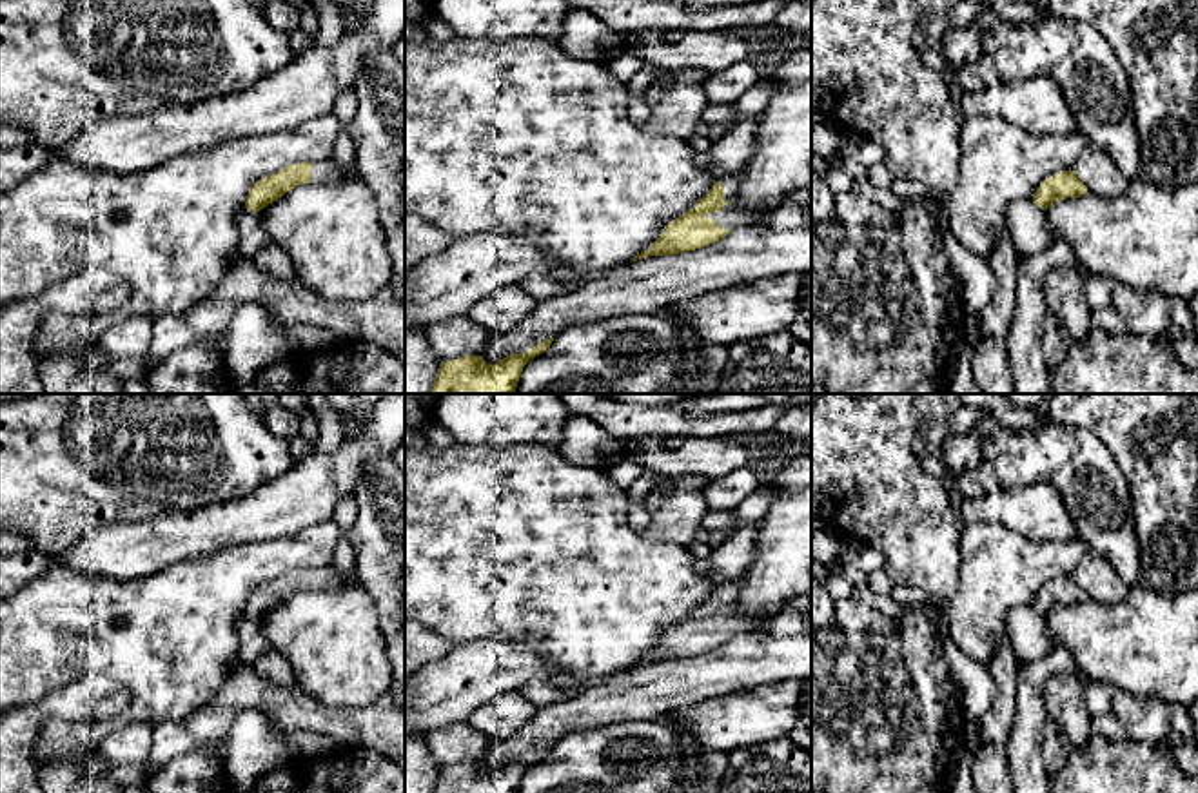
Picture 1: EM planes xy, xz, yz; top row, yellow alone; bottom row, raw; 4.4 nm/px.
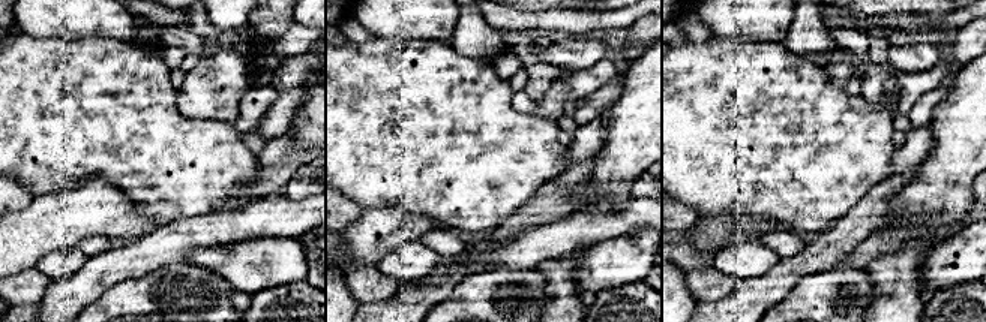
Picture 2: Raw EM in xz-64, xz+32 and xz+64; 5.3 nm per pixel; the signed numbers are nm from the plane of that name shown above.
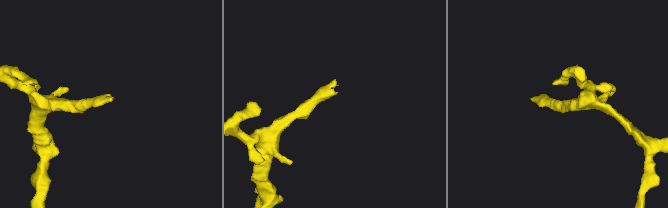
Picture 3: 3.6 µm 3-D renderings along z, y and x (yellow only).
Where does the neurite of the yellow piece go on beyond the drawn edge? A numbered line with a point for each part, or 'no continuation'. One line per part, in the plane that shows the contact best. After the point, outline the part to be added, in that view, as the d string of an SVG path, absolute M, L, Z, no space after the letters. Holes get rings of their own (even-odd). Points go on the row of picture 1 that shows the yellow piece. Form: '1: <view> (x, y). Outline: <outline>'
1: xz (730, 216). Outline: M742 171L721 180L724 189L726 205L719 212L706 214L708 220L713 220L721 229L733 230L737 227L750 227L755 220L755 209L737 205L737 191L742 183Z

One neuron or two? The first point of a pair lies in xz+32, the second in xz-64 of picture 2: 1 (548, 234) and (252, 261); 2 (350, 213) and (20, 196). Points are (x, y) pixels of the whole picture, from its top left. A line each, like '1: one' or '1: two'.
1: two
2: one

